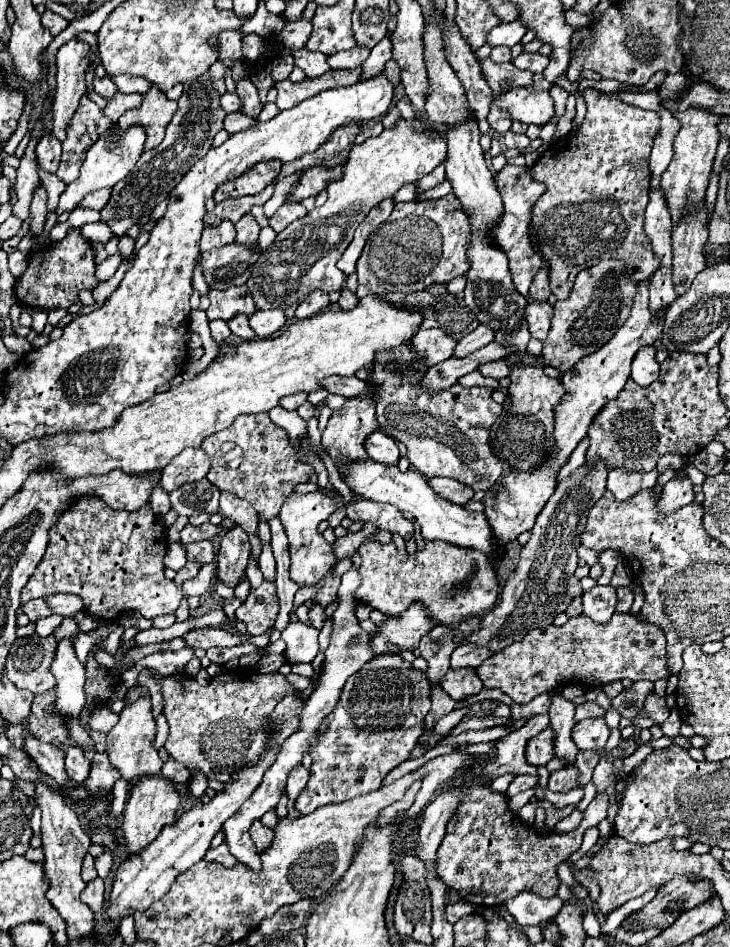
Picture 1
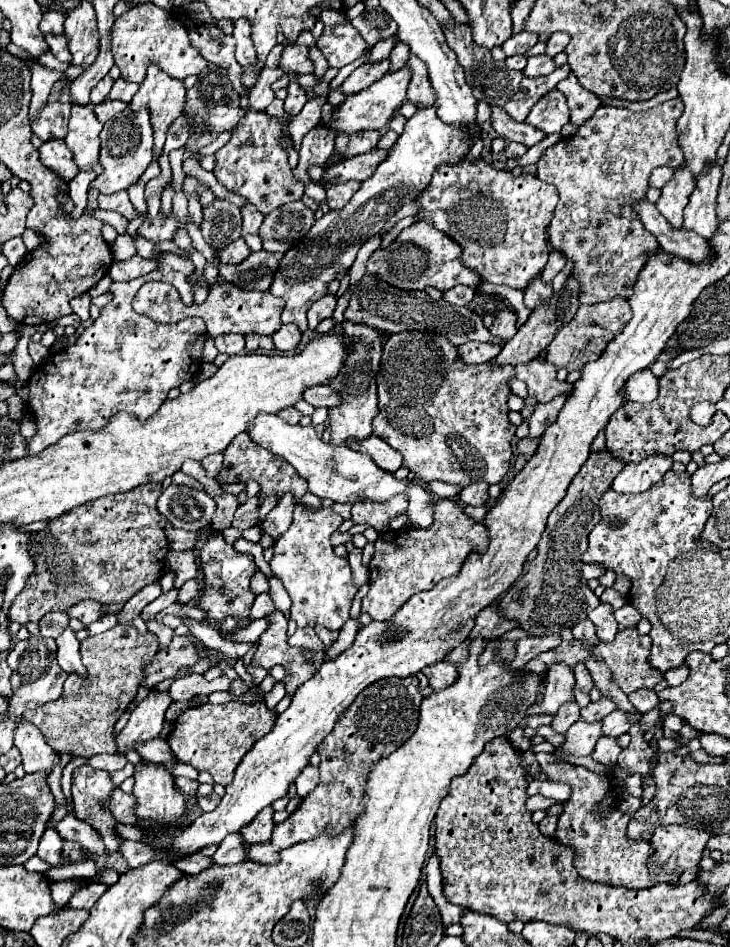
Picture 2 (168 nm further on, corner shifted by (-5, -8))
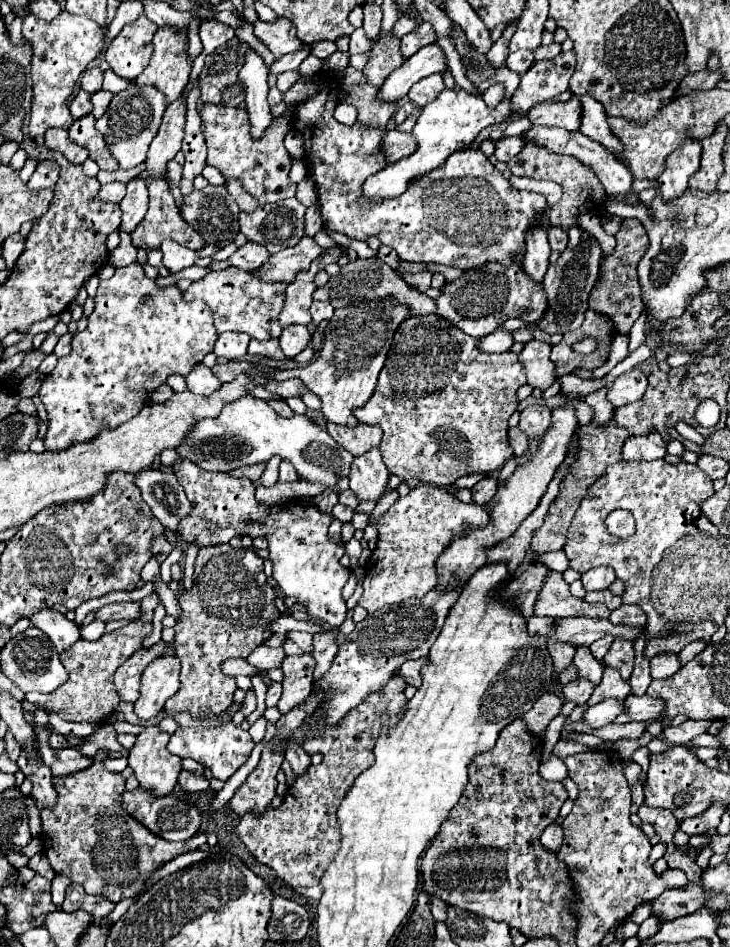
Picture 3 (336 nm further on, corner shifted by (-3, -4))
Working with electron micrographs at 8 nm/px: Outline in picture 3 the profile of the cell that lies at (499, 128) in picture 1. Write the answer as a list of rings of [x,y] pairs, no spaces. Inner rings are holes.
[[[559,53],[551,61],[537,61],[521,75],[521,83],[511,95],[513,117],[525,115],[533,105],[549,101],[569,89],[569,77],[575,71],[575,53]]]

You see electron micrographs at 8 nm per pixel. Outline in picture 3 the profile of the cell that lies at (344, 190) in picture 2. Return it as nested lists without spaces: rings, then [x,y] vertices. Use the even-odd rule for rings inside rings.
[[[333,79],[329,85],[323,85],[309,101],[297,105],[295,117],[291,125],[305,139],[305,157],[313,163],[313,175],[319,185],[319,201],[323,219],[333,231],[345,233],[347,237],[355,237],[367,241],[371,235],[379,237],[383,245],[389,245],[397,251],[397,255],[405,261],[417,263],[443,263],[451,267],[459,267],[469,271],[473,267],[481,267],[489,261],[497,263],[521,263],[525,255],[525,235],[537,223],[537,215],[543,215],[547,209],[547,199],[541,193],[519,191],[511,187],[511,183],[497,171],[497,167],[479,151],[465,149],[449,155],[441,167],[433,169],[429,175],[423,175],[409,189],[395,199],[385,199],[381,205],[371,205],[367,211],[357,209],[357,201],[361,197],[361,185],[365,179],[379,169],[385,167],[385,159],[379,151],[383,129],[363,127],[363,125],[341,125],[333,119],[333,109],[337,105],[339,83]]]

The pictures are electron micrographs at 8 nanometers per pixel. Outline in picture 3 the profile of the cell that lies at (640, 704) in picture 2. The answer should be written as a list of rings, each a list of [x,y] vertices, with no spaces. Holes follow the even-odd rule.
[[[637,639],[635,641],[635,669],[631,673],[629,685],[631,685],[631,693],[633,695],[645,695],[649,683],[651,683],[651,675],[649,675],[649,659],[643,657],[643,647],[645,647],[645,639]]]

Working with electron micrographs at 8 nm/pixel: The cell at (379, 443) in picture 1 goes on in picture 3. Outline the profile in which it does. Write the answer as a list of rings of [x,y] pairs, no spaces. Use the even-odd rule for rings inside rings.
[[[327,423],[329,435],[347,451],[353,455],[365,455],[365,451],[371,451],[373,447],[381,445],[381,427],[371,427],[365,423],[359,423],[359,427],[339,427],[333,423]]]

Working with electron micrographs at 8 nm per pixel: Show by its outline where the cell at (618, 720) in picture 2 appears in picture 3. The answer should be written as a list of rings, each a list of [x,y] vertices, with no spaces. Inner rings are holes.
[[[629,695],[623,701],[623,711],[633,719],[633,721],[647,721],[647,719],[657,719],[659,713],[663,709],[661,699],[653,699],[653,697],[637,697],[637,695]]]

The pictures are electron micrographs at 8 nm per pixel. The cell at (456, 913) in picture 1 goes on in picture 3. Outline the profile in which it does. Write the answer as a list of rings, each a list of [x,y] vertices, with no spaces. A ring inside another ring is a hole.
[[[433,897],[431,899],[431,913],[433,913],[433,917],[435,917],[435,921],[441,921],[441,923],[445,923],[445,919],[447,919],[447,903],[441,903],[437,897]]]

